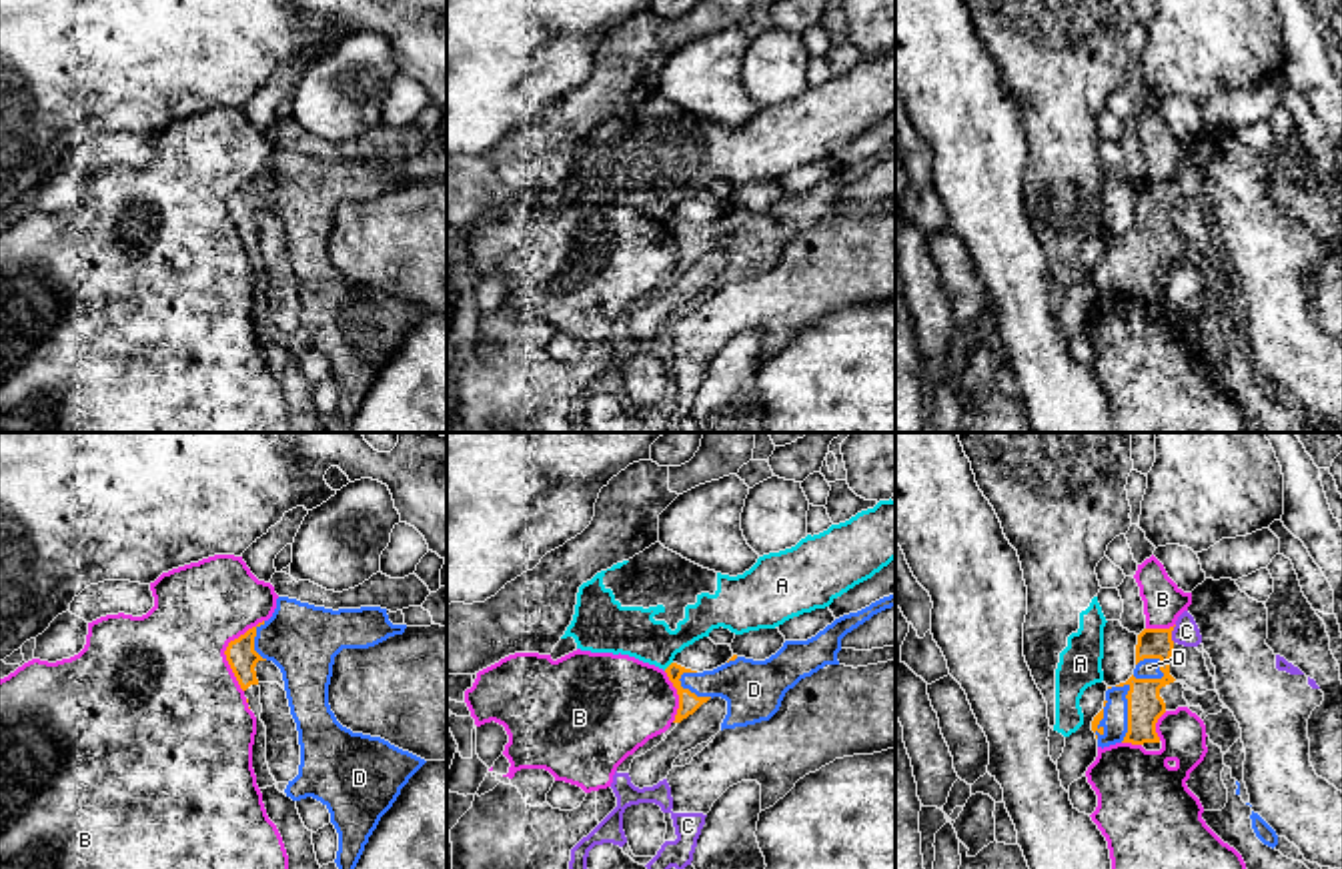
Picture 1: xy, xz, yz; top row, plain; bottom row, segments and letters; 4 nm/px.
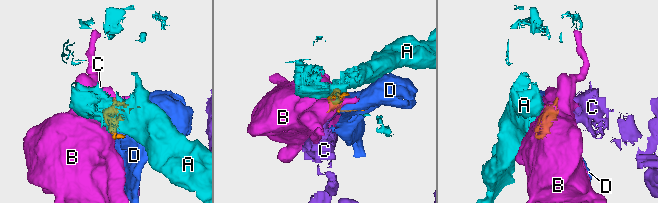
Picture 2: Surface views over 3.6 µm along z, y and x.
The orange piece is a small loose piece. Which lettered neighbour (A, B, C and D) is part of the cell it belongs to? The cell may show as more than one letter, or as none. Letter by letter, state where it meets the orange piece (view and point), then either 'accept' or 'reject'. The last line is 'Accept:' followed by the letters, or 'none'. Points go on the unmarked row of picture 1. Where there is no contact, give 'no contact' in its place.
A: contact xz (669, 217); reject
B: contact xy (225, 203); reject
C: contact yz (1170, 185); reject
D: contact yz (1154, 231); accept
Accept: D

